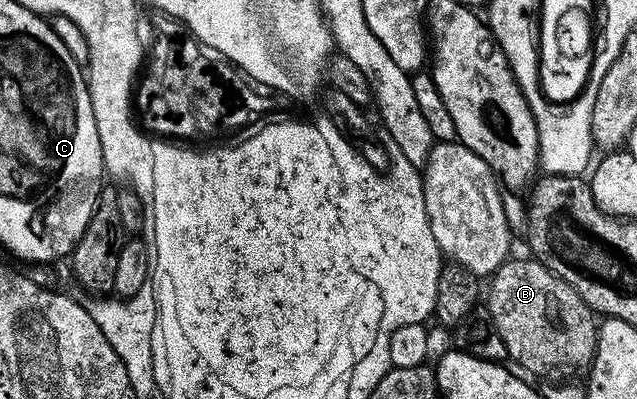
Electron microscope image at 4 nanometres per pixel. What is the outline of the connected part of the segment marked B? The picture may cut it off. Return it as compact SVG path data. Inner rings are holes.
M509 259L491 274L486 316L492 328L498 331L509 358L516 360L525 374L563 365L587 370L596 352L597 318L570 283L551 273L543 261L527 260Z

